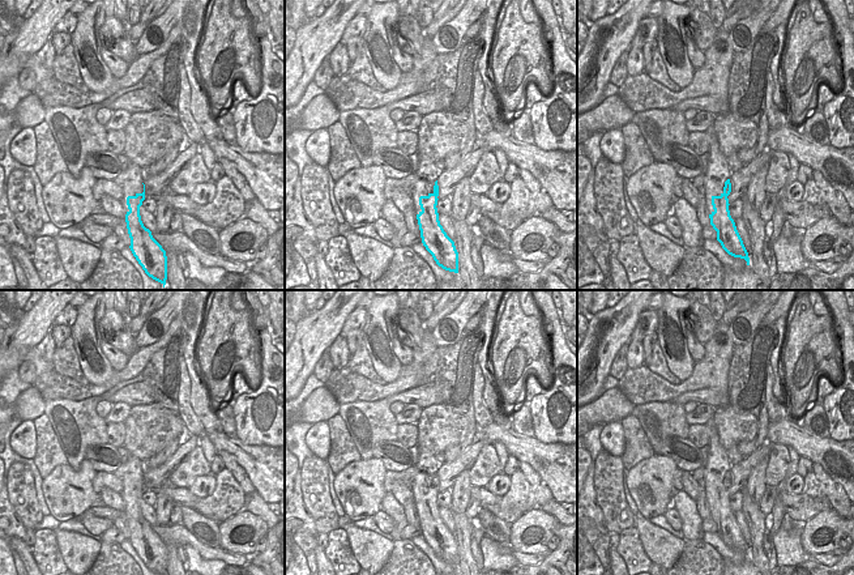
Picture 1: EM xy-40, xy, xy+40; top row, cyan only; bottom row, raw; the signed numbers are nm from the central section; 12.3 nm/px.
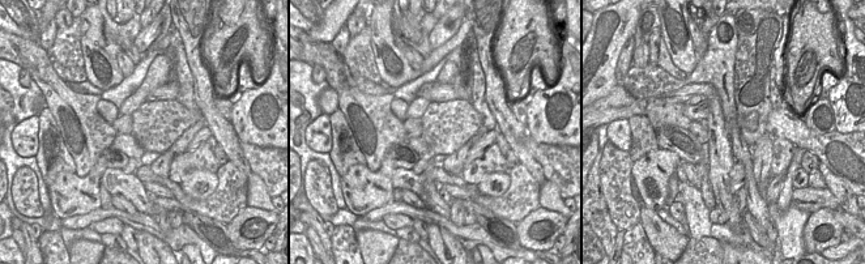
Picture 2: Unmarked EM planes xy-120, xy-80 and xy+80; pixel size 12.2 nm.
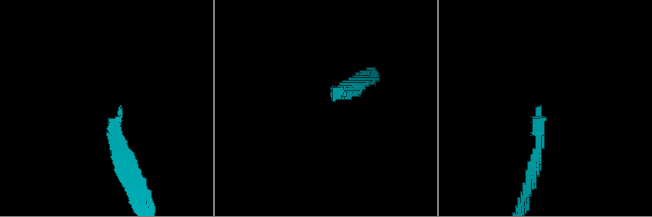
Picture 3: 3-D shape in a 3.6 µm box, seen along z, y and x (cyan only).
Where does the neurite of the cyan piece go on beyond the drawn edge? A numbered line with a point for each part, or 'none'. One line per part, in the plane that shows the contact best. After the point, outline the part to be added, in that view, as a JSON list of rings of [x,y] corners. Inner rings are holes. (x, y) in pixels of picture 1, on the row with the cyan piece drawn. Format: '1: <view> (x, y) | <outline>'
1: xy+40 (717, 173) | [[[713,124],[706,131],[708,136],[708,167],[705,171],[706,183],[704,186],[704,197],[709,214],[714,212],[712,205],[713,196],[723,193],[725,182],[730,179],[731,171],[727,165],[727,158],[721,153]]]

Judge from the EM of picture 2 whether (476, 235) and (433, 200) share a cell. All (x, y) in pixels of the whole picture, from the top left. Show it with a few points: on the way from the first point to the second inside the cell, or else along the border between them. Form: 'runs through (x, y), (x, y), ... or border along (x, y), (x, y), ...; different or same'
border along (427, 208), (447, 218); different

